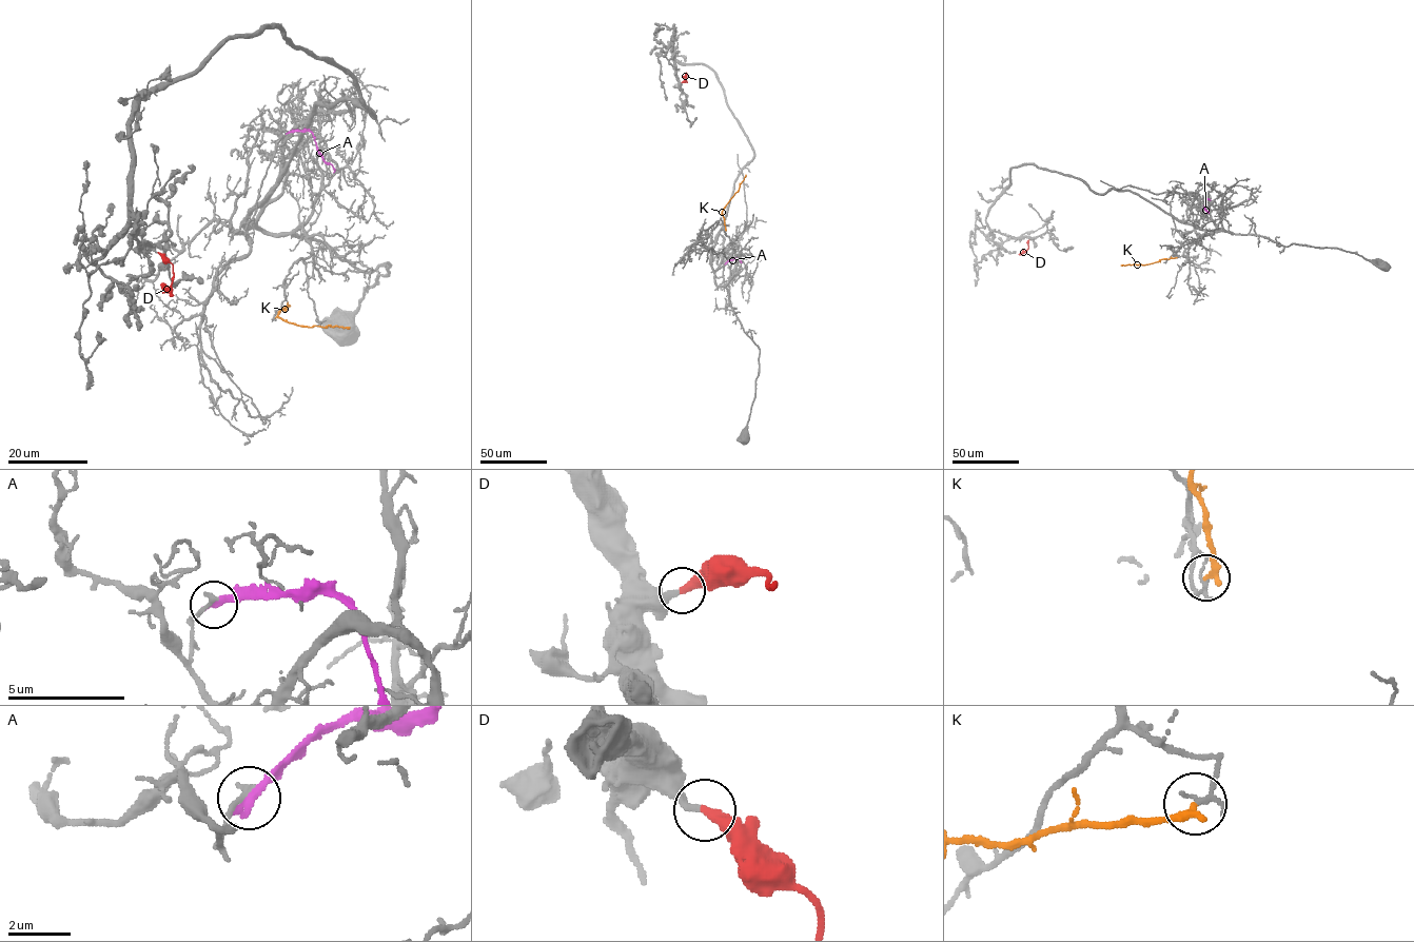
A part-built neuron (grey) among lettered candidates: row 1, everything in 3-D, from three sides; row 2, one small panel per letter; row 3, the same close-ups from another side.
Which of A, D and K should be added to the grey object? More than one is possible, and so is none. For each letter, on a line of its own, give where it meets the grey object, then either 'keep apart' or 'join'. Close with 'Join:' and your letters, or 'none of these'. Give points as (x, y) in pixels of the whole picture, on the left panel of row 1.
A: (288, 133) | keep apart
D: (158, 252) | join
K: (288, 303) | keep apart
Join: D

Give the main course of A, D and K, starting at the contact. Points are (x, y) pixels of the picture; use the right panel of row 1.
A: (1210, 199), (1204, 203), (1209, 213)
D: (1028, 239), (1028, 249), (1019, 254)
K: (1176, 257), (1145, 265), (1120, 265)

